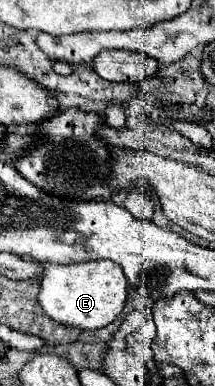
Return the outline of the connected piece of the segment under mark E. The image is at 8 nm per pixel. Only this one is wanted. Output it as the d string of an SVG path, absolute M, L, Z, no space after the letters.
M107 259L59 265L59 263L41 263L43 281L39 291L39 305L43 311L63 325L73 325L81 329L101 329L117 319L125 307L127 283L121 267L109 263Z

